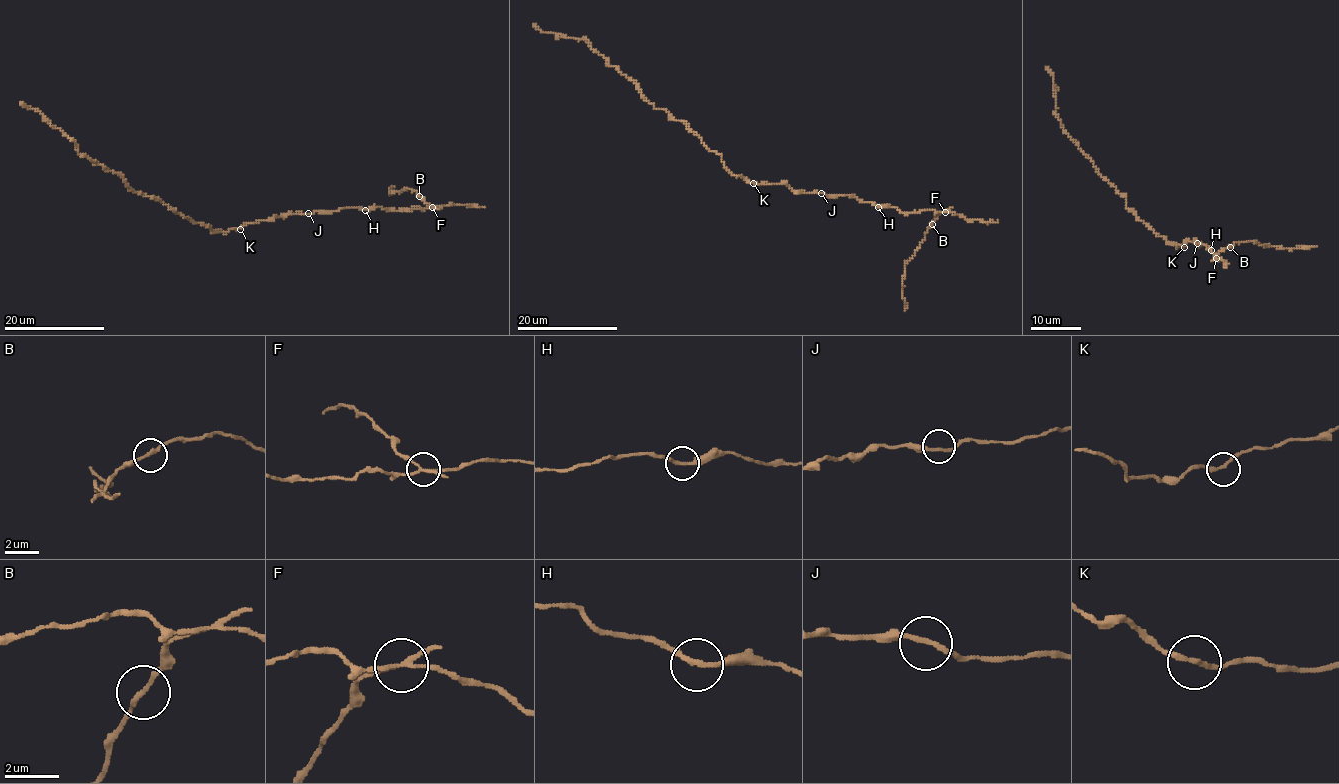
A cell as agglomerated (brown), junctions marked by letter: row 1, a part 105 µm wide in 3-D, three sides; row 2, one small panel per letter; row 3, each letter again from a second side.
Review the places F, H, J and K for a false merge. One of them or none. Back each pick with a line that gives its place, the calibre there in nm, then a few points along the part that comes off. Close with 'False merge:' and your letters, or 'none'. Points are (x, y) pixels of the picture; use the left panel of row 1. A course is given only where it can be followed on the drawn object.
F: at (432, 207); 160 nm thick; foreign part runs (431, 207), (415, 191), (405, 188), (392, 194), (391, 187)
False merge: F

